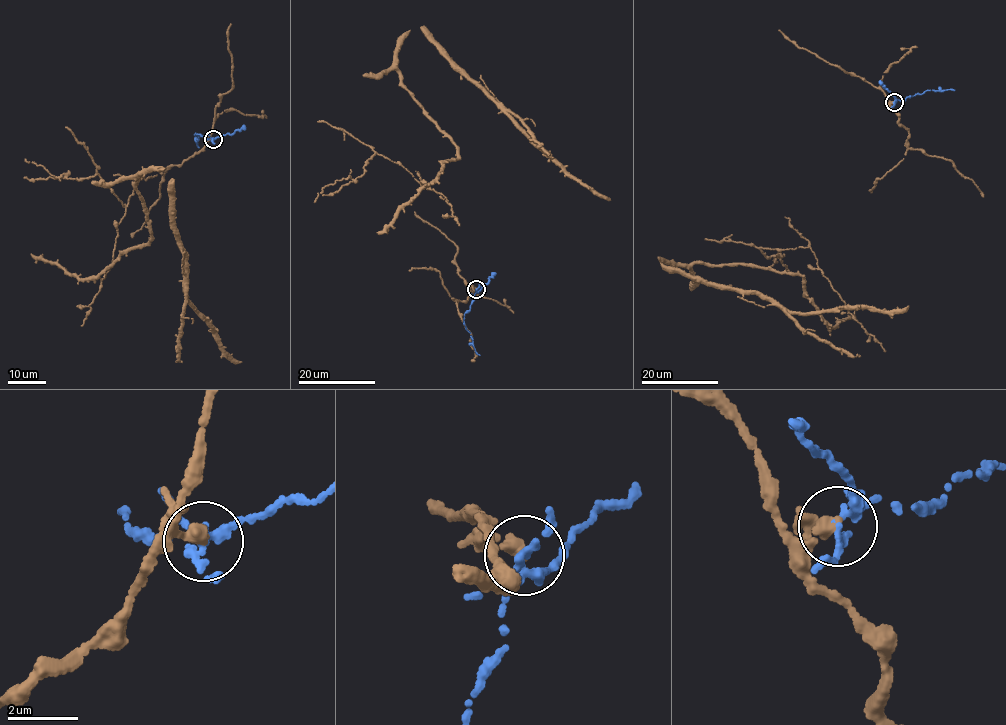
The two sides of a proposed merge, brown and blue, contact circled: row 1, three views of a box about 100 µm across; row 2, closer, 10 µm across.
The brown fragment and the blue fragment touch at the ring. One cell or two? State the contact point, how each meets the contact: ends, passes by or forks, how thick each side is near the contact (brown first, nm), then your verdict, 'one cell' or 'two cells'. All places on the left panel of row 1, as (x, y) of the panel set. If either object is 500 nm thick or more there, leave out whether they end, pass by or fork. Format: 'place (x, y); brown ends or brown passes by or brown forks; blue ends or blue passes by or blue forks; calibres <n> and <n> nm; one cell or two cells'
place (213, 139); brown ends; blue forks; calibres 360 and 200 nm; two cells

